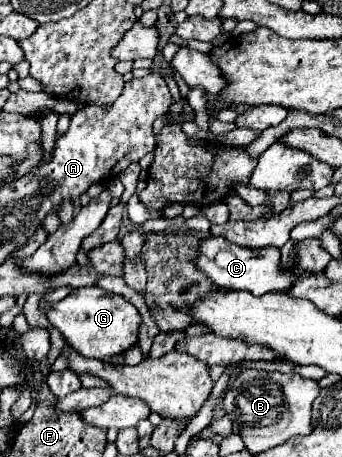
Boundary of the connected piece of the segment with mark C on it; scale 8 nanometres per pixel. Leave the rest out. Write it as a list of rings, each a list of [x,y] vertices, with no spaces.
[[[203,237],[199,239],[199,249],[195,257],[195,267],[203,271],[215,285],[225,287],[225,289],[247,289],[255,295],[263,295],[269,291],[287,291],[295,279],[299,277],[301,269],[293,267],[291,271],[285,271],[279,261],[281,253],[275,247],[265,247],[265,249],[247,249],[229,243],[223,237]]]

